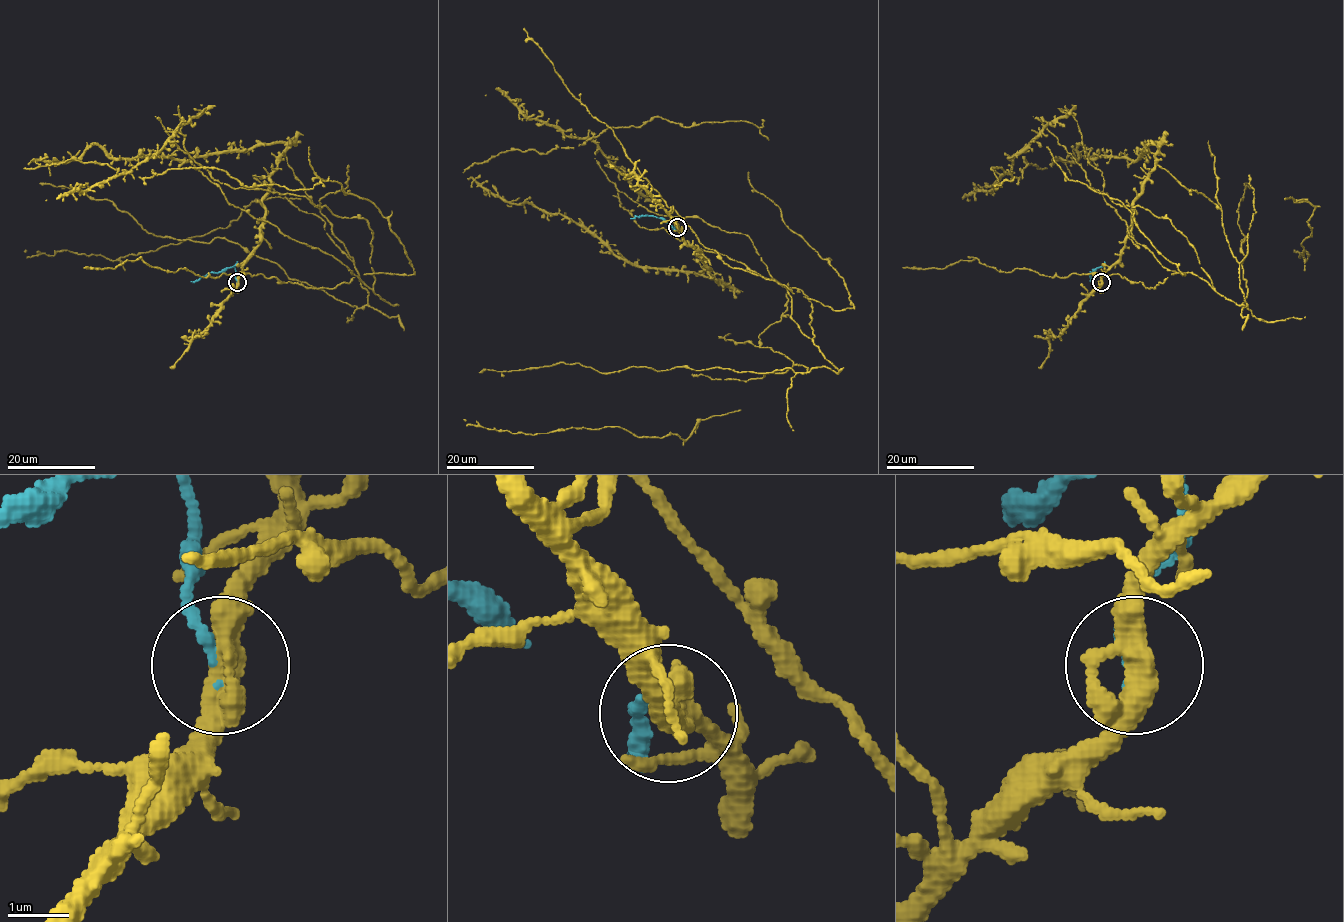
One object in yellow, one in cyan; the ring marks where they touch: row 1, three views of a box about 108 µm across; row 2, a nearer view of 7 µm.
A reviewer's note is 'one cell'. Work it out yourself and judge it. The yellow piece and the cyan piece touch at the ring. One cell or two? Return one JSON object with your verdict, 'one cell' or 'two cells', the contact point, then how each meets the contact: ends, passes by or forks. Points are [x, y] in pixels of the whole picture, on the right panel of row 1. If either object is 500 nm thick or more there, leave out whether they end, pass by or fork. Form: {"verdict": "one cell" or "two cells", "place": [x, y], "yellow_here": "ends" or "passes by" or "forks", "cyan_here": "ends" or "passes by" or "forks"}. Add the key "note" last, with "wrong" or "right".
{"verdict": "two cells", "place": [1101, 282], "yellow_here": "passes by", "cyan_here": "ends", "note": "wrong"}

